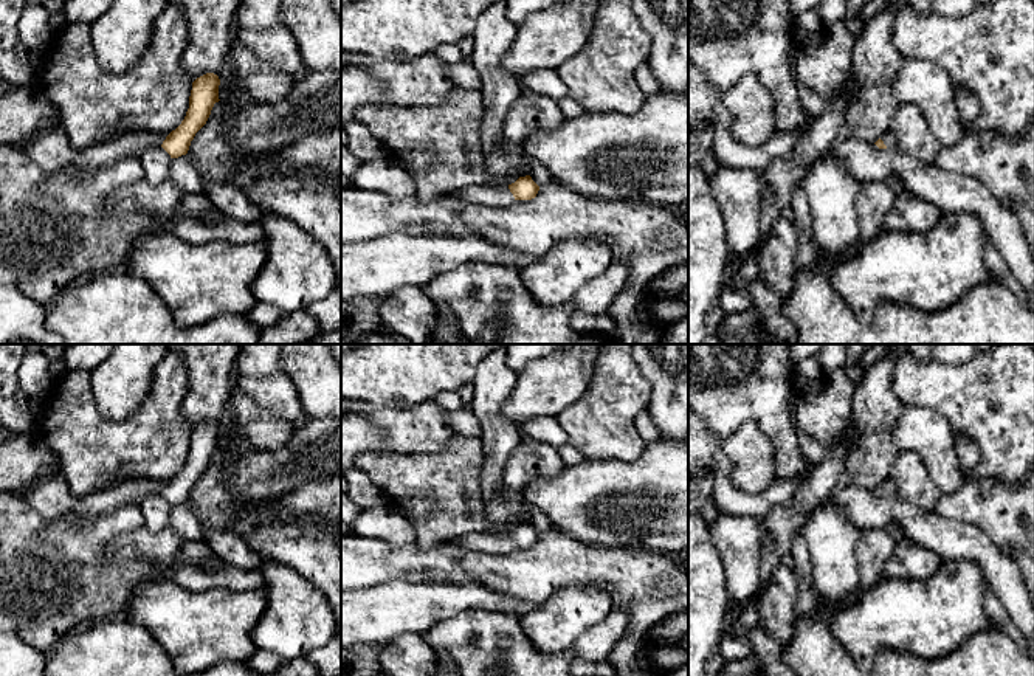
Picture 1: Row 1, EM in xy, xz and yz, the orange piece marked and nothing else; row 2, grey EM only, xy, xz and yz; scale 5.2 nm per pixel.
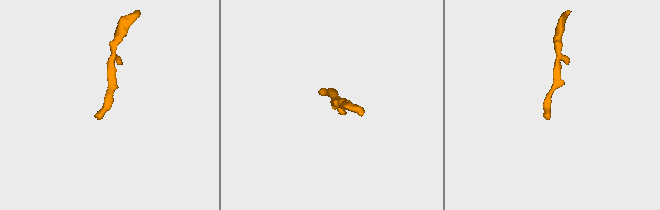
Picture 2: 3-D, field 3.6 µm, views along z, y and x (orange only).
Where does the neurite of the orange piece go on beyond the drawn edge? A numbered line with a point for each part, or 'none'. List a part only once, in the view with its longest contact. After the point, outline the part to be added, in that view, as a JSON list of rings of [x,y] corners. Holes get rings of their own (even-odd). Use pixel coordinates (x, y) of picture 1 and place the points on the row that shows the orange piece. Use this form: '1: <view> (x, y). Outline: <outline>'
1: xz (493, 196). Outline: [[[467,186],[451,192],[451,195],[488,206],[508,206],[515,203],[508,186]]]

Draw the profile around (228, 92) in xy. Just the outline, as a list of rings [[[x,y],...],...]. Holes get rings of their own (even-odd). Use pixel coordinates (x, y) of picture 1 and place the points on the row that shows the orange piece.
[[[228,74],[225,79],[220,81],[219,85],[219,99],[225,104],[233,104],[240,99],[239,87],[234,81],[233,74]]]

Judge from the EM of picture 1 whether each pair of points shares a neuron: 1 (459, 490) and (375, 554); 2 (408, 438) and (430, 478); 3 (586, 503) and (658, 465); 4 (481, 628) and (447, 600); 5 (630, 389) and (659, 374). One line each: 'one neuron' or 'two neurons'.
1: two neurons
2: two neurons
3: one neuron
4: two neurons
5: two neurons

